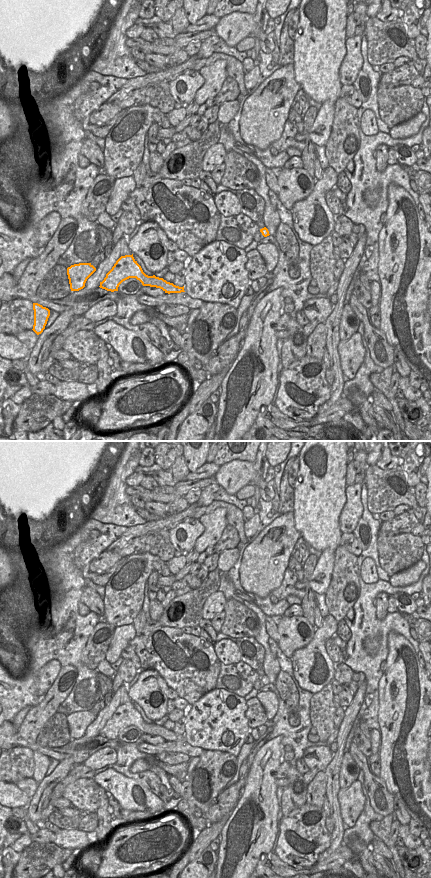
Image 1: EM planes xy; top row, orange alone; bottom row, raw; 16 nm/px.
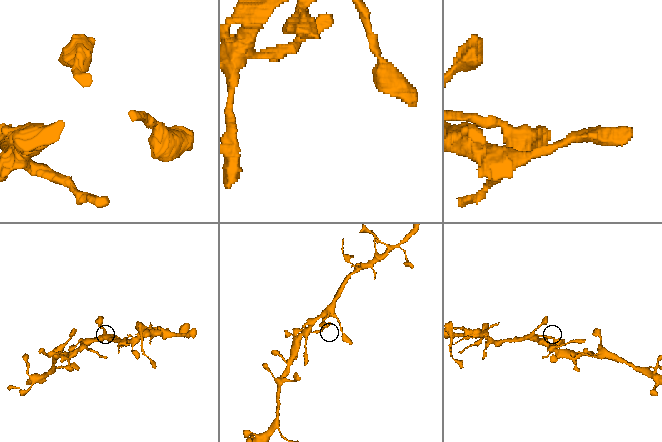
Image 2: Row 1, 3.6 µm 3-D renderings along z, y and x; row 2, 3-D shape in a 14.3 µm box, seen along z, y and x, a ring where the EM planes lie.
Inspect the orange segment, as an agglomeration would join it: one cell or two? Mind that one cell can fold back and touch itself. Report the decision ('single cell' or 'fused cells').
single cell

